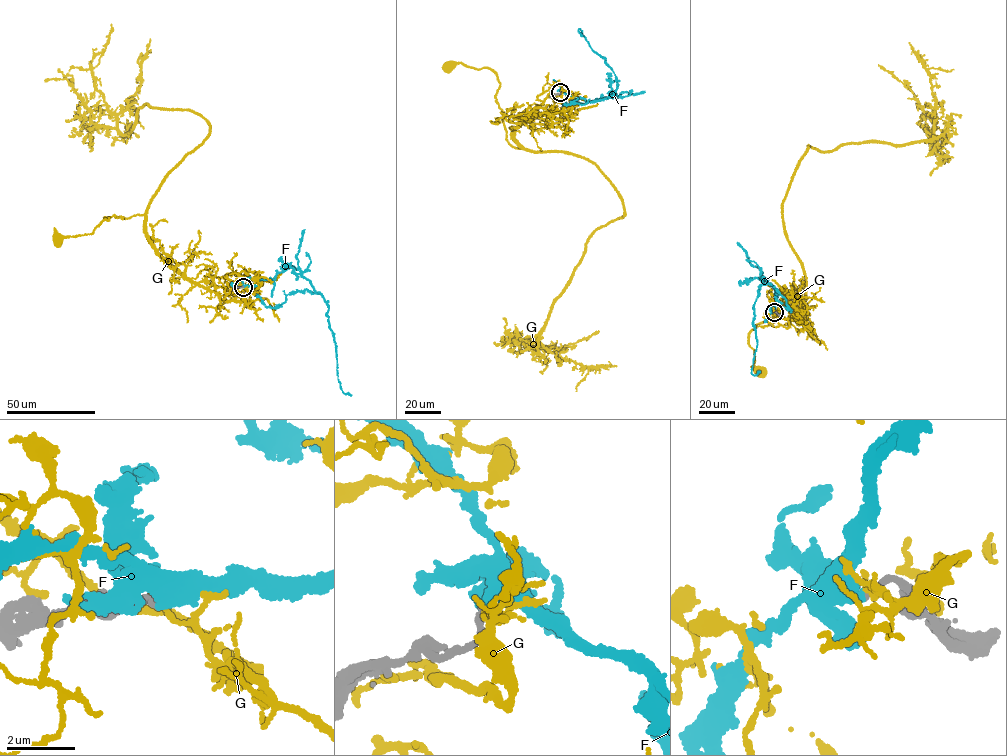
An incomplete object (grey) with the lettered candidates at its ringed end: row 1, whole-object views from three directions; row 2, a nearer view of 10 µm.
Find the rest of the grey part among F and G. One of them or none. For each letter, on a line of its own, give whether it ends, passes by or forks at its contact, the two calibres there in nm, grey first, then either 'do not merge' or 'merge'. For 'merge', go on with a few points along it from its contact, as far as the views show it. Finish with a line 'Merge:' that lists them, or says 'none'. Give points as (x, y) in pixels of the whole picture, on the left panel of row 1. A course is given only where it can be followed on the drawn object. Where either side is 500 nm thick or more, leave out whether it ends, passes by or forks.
F: it ends; calibres 170 and 280 nm; merge; course (243, 286), (274, 281), (277, 273), (293, 266), (300, 270), (328, 304), (338, 381), (343, 392), (351, 395)
G: it ends; calibres 180 and 160 nm; do not merge
Merge: F

